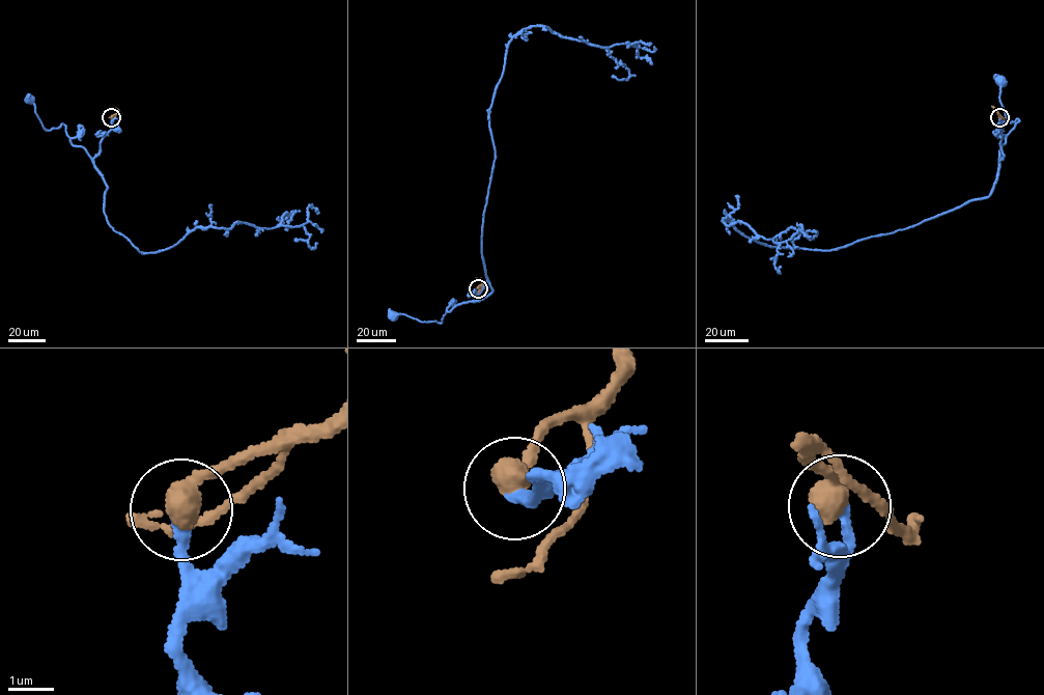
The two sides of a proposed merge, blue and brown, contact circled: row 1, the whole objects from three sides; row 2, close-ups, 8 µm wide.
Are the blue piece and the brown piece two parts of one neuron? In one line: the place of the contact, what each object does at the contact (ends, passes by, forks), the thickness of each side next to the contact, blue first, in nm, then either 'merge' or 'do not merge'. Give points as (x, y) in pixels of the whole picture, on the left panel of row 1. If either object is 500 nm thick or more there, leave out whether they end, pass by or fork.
(111, 117) | 220/650 nm | merge

